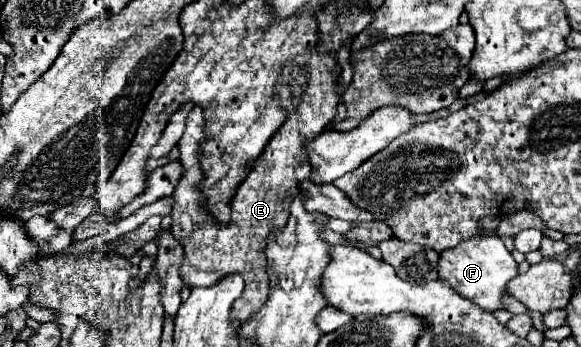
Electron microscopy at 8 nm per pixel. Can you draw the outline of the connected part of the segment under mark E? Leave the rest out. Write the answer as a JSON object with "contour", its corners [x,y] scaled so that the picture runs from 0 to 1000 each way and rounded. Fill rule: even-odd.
{"contour":[[[532,135],[522,159],[508,164],[504,176],[487,182],[487,210],[473,239],[473,274],[477,280],[501,280],[501,245],[528,245],[522,251],[522,285],[515,303],[504,308],[504,320],[494,320],[491,366],[480,366],[477,383],[466,395],[463,418],[466,447],[460,447],[460,493],[446,504],[446,516],[432,516],[432,499],[442,493],[442,481],[453,481],[453,447],[439,458],[429,476],[429,510],[411,527],[411,545],[404,545],[401,573],[394,579],[398,597],[398,637],[387,654],[377,654],[363,620],[353,602],[349,562],[336,545],[336,533],[349,516],[346,481],[343,481],[343,435],[346,435],[346,401],[349,401],[349,320],[336,308],[322,331],[322,366],[315,395],[308,401],[308,470],[312,470],[312,516],[294,562],[298,608],[294,608],[294,671],[301,689],[308,689],[315,712],[315,758],[308,769],[308,793],[315,804],[315,821],[332,827],[363,827],[377,816],[387,793],[411,787],[422,804],[422,839],[418,850],[401,873],[398,908],[408,937],[418,937],[432,908],[439,908],[449,879],[460,867],[463,844],[463,793],[460,793],[460,741],[456,741],[456,706],[463,677],[473,660],[487,660],[497,631],[497,579],[511,562],[511,527],[532,516],[535,481],[528,464],[528,447],[522,435],[525,412],[539,395],[546,395],[559,366],[577,343],[580,303],[583,303],[583,239],[587,210],[580,193],[580,176],[566,153],[549,153],[546,135]],[[518,193],[528,199],[532,222],[518,222]]]}

